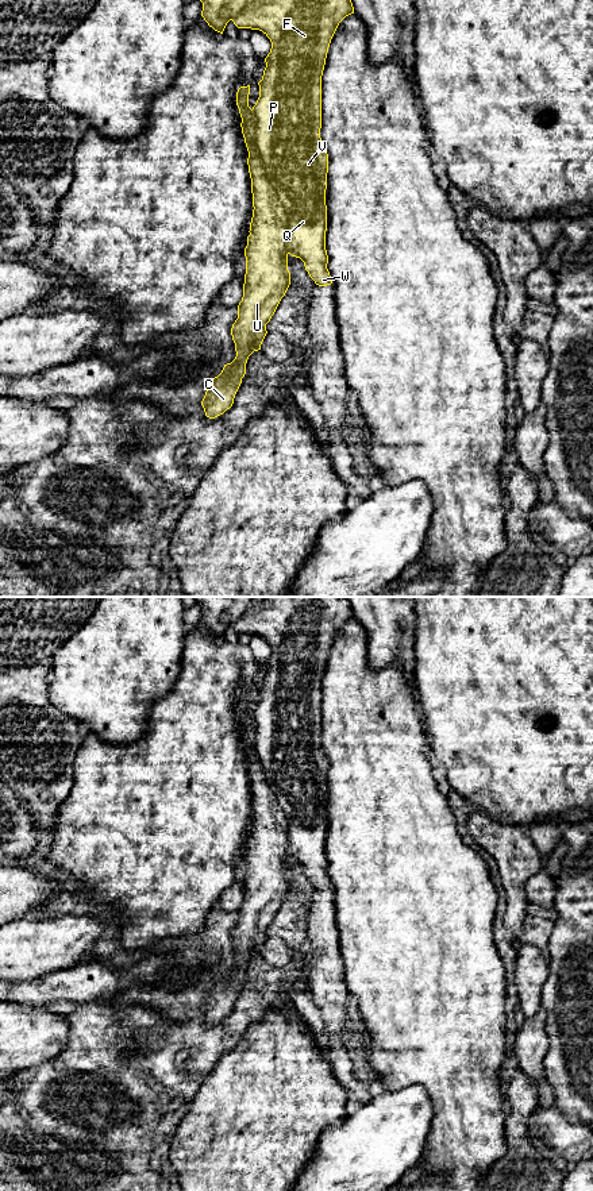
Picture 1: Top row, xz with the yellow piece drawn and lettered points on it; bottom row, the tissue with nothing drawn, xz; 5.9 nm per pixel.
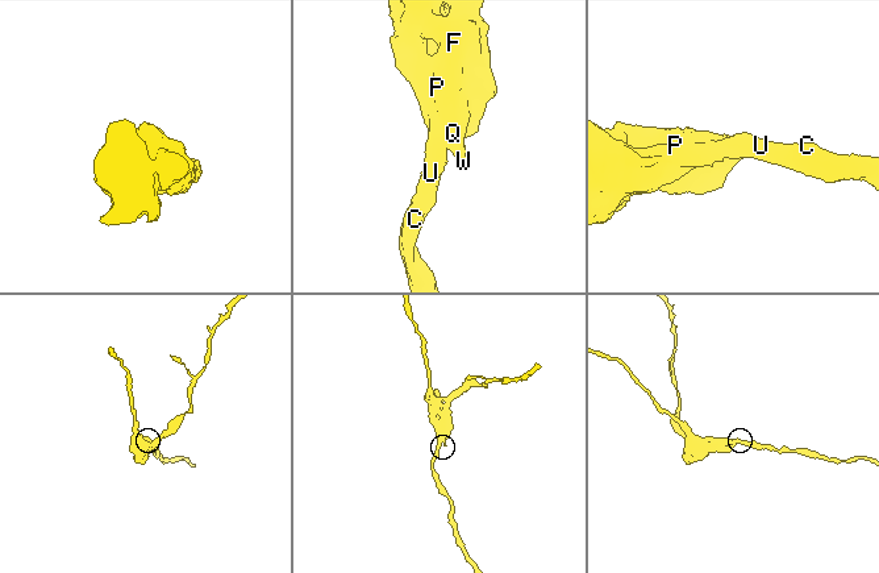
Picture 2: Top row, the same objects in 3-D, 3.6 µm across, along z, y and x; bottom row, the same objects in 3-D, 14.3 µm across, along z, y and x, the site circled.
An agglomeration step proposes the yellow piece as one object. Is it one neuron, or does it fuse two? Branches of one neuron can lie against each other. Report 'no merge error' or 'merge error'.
merge error

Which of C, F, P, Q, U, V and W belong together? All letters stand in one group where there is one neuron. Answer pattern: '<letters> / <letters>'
C U / F P Q V W

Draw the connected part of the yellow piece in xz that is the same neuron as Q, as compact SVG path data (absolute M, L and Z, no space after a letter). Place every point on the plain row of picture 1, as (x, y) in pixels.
M257 597L232 624L238 633L259 635L272 647L258 687L259 702L253 712L254 752L289 822L289 859L304 867L319 891L332 889L326 855L328 759L320 743L321 681L331 644L339 628L351 618L354 612L346 597Z

